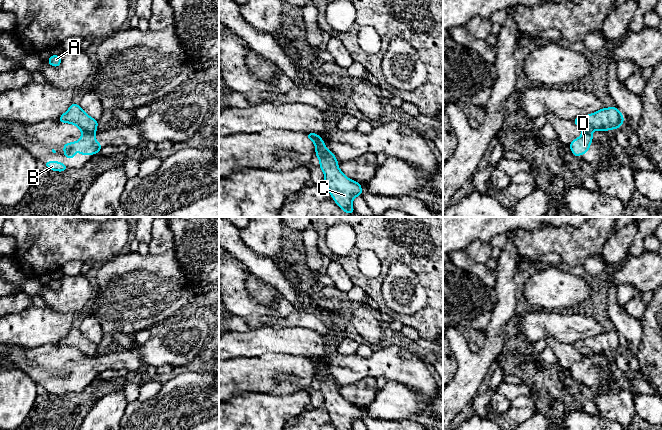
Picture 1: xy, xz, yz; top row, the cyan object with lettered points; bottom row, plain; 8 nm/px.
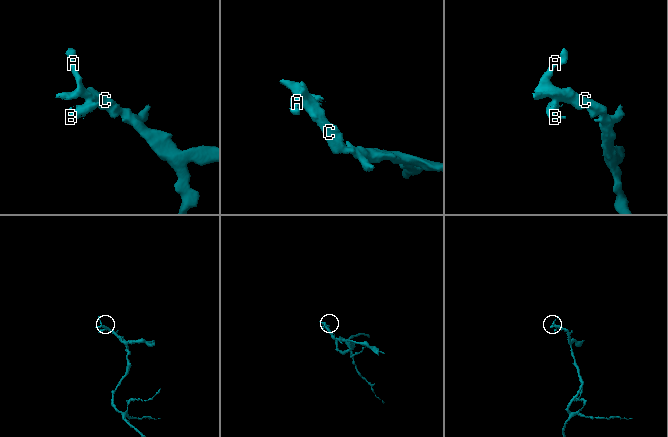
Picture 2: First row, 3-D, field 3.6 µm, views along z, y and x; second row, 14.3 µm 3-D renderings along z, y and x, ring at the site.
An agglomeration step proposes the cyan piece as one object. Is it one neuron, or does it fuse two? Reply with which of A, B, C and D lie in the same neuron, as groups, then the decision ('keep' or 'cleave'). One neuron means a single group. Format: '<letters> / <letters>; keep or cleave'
A C / B D; cleave

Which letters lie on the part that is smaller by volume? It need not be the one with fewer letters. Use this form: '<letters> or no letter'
B, D

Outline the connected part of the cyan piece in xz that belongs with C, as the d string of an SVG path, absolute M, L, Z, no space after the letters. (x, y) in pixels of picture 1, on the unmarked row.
M313 357L313 367L316 371L314 380L319 382L330 419L338 430L352 430L353 423L362 419L361 408L346 401L338 391L337 382L325 370L319 359Z

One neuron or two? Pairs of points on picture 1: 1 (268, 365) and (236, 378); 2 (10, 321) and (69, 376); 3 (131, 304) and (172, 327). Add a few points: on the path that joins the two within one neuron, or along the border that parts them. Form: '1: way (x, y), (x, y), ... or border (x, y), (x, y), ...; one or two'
1: way (260, 373), (244, 374); one
2: border (57, 344), (43, 344), (36, 347), (13, 346); two
3: border (182, 309), (157, 325); two

